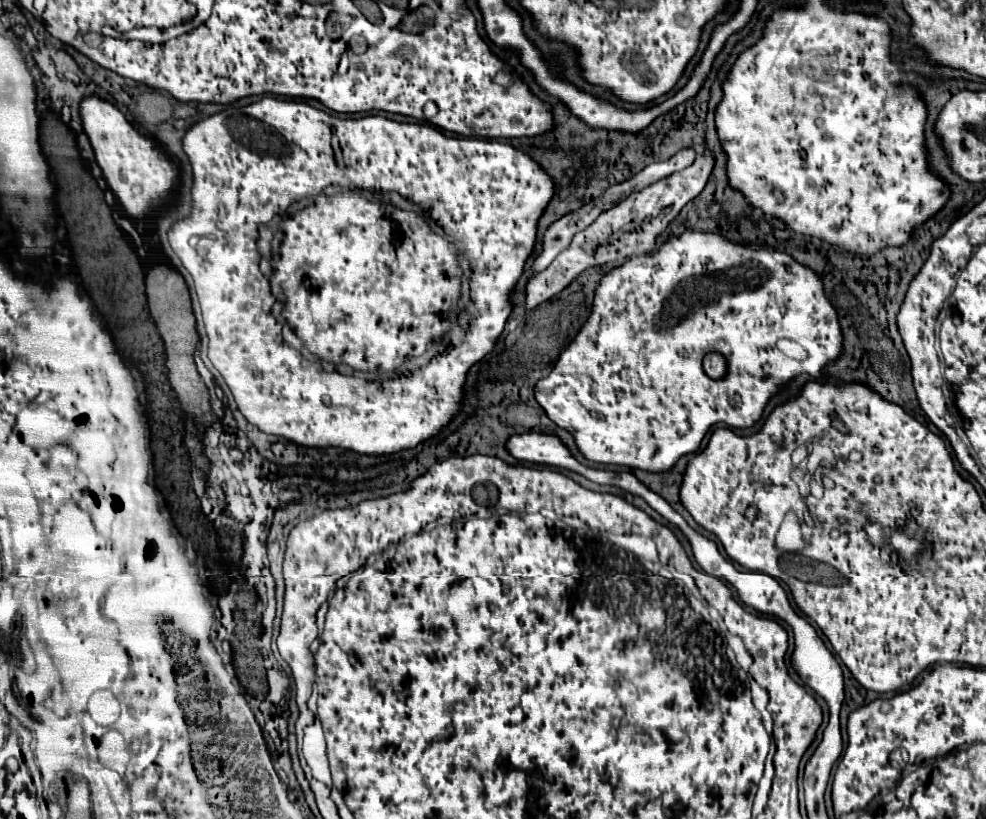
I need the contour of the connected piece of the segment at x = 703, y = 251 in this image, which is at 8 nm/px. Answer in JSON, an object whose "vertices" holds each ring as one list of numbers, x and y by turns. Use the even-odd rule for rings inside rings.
{"vertices":[[686,231,680,235,670,235,670,239,654,255,632,257,624,265,614,267,600,279,600,283,594,291,594,303,592,303,592,311,590,311,586,323,580,327,578,335,570,341,566,351,558,357,552,373,534,385,534,399,552,423,556,423,560,429,566,429,574,437,578,451,588,461,604,463,604,465,626,465,626,467,636,467,636,469,650,471,650,473,668,473,674,469,674,465,678,463,680,457,684,457,686,453,696,453,700,449,700,443,712,425,724,423,730,429,754,427,754,423,762,417,764,407,768,405,770,397,774,397,780,387,788,385,796,375,802,375,802,373,808,373,810,377,820,379,822,369,830,361,838,359,840,351,842,351,842,331,840,331,840,321,838,321,836,309,824,293,822,277,818,277,810,267,794,261,784,251,776,251,776,249,762,247,762,245,732,243,724,235,716,235,716,233],[782,337,802,345,804,351,808,351,808,359,798,361,798,359,786,357,776,345],[706,353,720,353,726,357,728,369,722,379,712,379,704,373,702,359]]}

